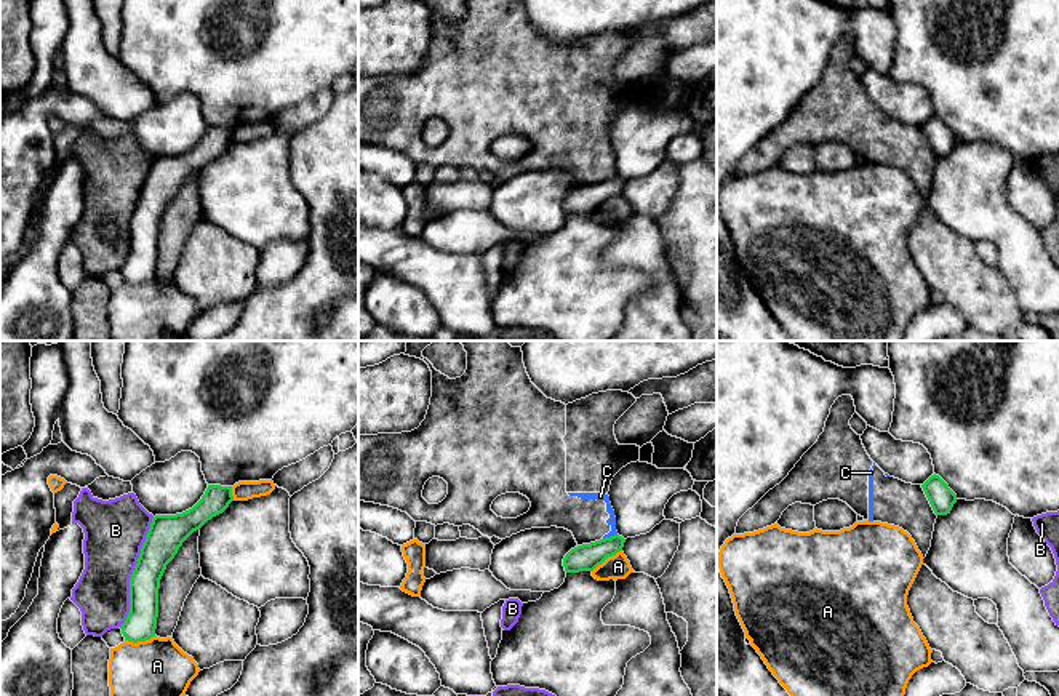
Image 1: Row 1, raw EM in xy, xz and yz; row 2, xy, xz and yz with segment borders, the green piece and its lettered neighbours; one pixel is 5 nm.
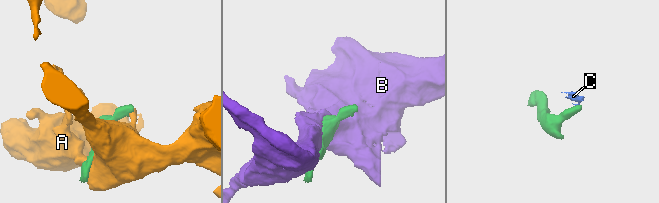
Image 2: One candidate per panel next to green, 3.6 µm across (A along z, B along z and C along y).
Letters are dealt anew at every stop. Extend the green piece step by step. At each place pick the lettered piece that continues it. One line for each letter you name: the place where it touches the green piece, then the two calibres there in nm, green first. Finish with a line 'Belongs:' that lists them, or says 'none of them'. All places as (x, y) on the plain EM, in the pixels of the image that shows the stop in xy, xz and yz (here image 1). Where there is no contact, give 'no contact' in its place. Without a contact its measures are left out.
Belongs: none of them

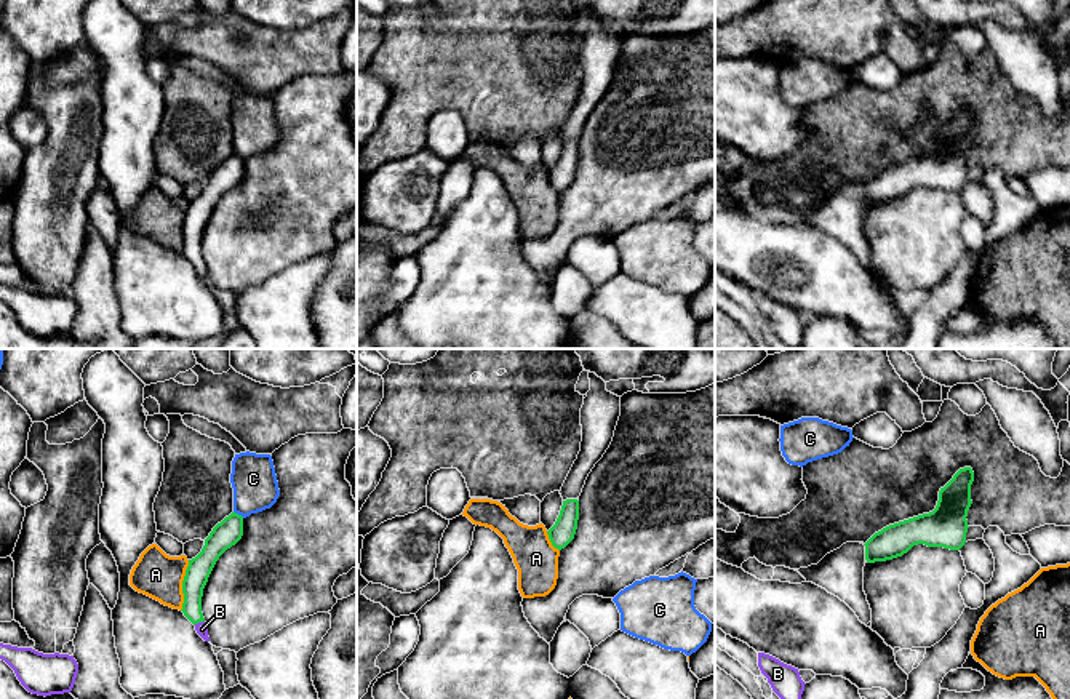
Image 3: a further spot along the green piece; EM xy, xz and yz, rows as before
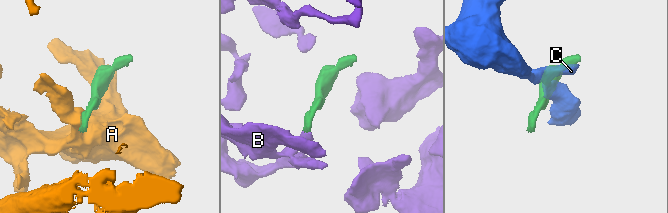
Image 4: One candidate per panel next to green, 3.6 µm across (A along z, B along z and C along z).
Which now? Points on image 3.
B: xy (199, 263) | 120/60 nm
Belongs: B

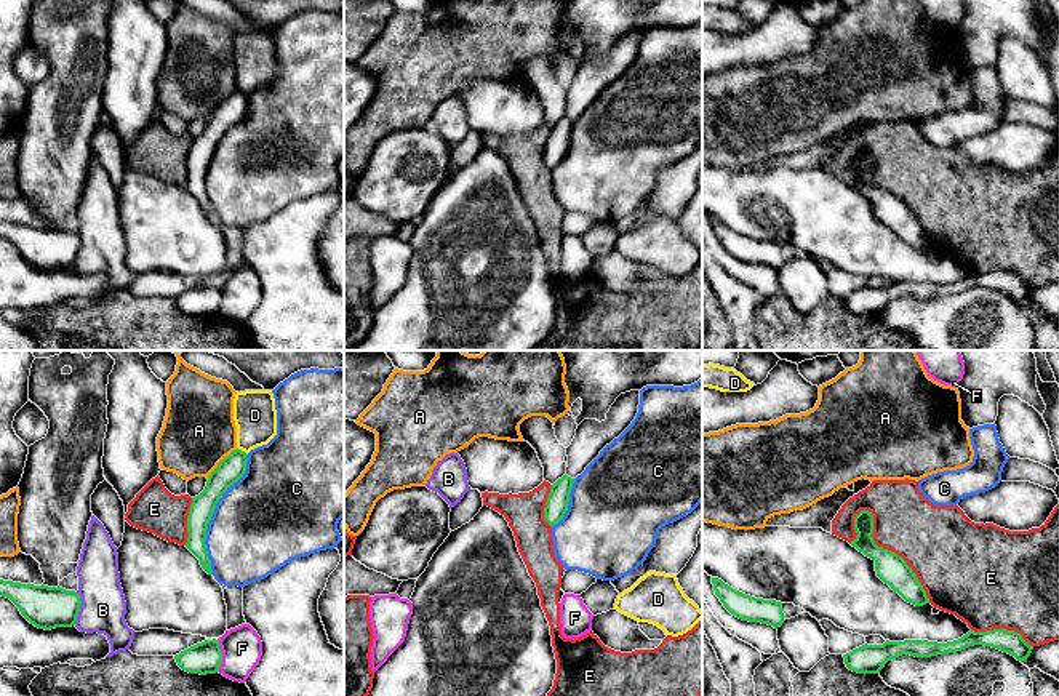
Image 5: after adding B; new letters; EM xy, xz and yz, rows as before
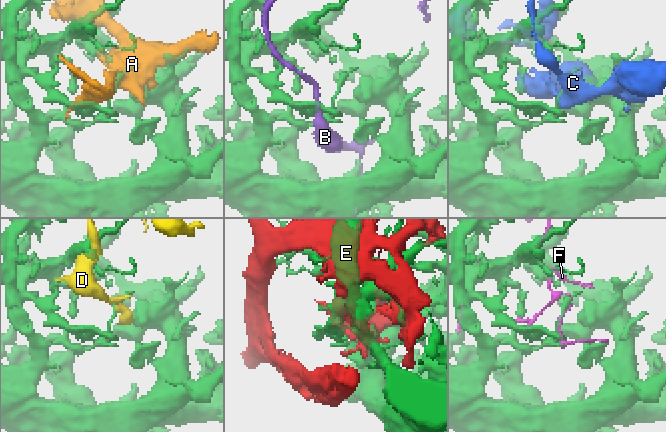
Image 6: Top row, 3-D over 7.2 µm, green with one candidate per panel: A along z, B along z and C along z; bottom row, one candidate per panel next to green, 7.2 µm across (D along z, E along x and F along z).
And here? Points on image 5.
Belongs: none of them

